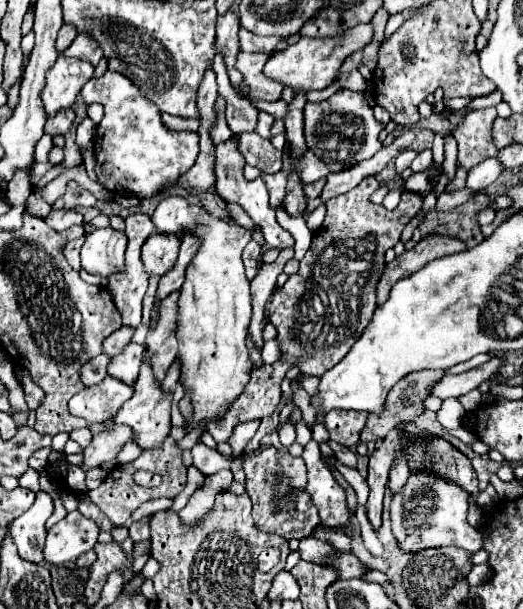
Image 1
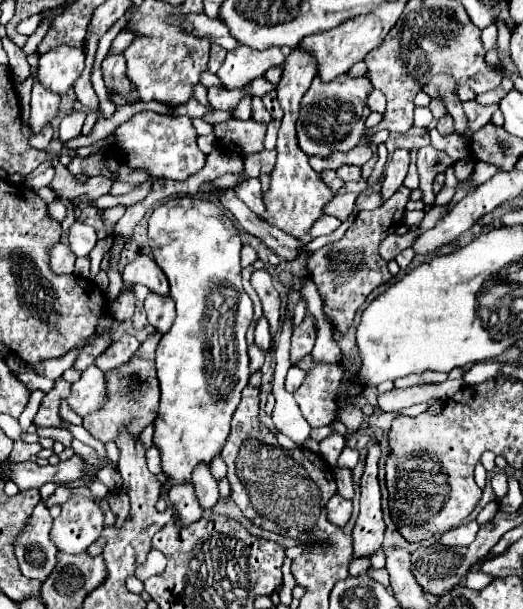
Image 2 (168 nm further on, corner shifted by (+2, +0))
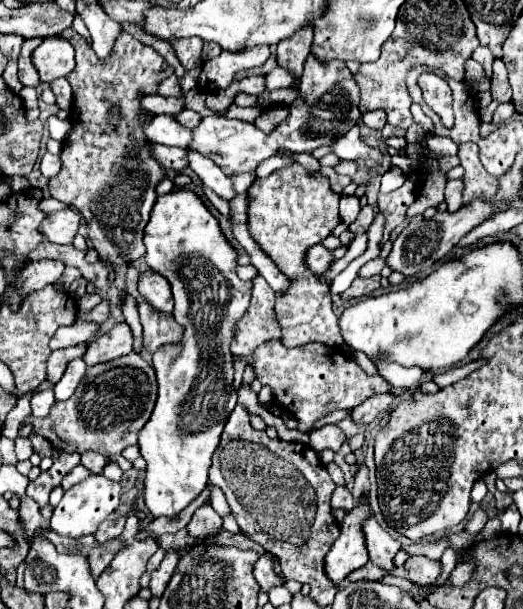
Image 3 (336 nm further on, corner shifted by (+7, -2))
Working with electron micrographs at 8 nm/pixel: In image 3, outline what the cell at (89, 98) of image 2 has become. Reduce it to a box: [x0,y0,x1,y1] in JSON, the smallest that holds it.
[48,116,73,142]

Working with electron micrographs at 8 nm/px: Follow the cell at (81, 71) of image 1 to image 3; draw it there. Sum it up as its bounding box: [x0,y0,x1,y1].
[35,37,75,83]

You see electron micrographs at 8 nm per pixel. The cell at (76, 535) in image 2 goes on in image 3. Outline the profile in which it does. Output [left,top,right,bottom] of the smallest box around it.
[51,475,121,539]

